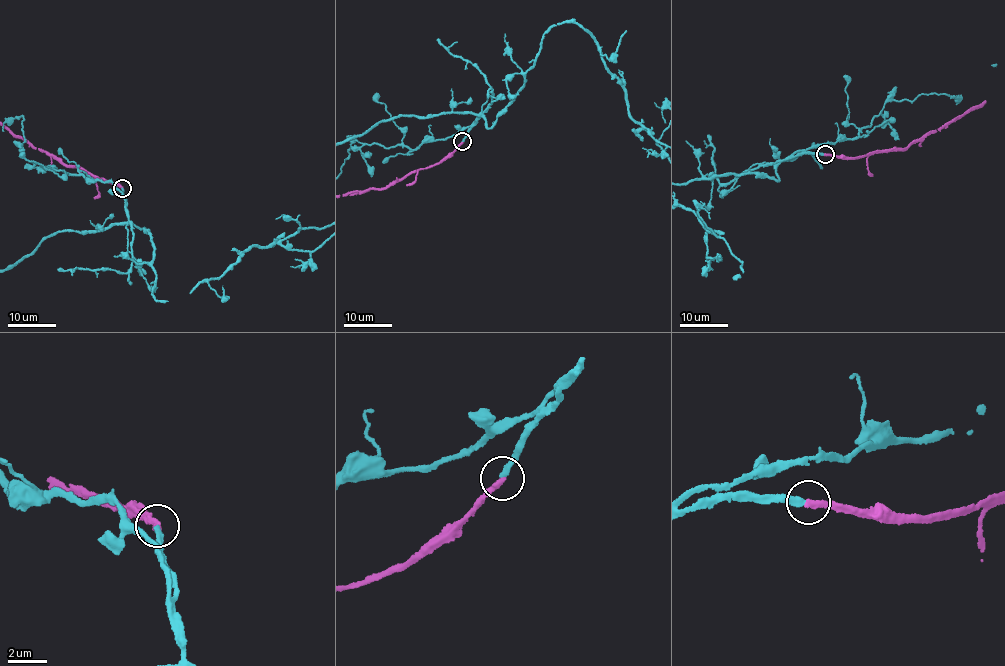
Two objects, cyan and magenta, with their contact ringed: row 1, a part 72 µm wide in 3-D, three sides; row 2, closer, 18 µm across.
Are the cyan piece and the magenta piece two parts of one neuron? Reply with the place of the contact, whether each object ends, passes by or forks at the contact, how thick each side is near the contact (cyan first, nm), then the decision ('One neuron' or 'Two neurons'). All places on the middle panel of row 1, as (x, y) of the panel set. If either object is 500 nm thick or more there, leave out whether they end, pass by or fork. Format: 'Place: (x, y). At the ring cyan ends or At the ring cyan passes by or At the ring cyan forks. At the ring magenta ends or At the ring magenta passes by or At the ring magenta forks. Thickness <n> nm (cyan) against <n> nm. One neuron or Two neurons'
Place: (462, 141). At the ring cyan ends. At the ring magenta ends. Thickness 300 nm (cyan) against 320 nm. One neuron

